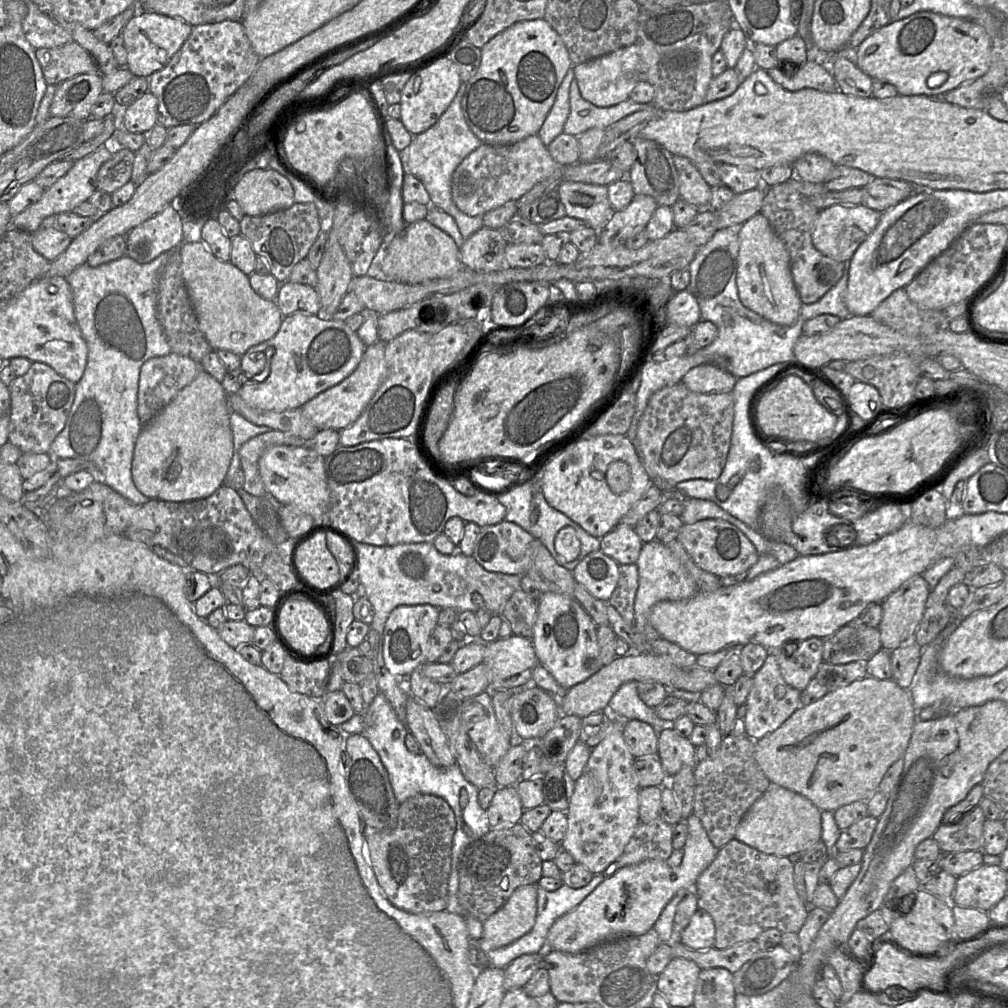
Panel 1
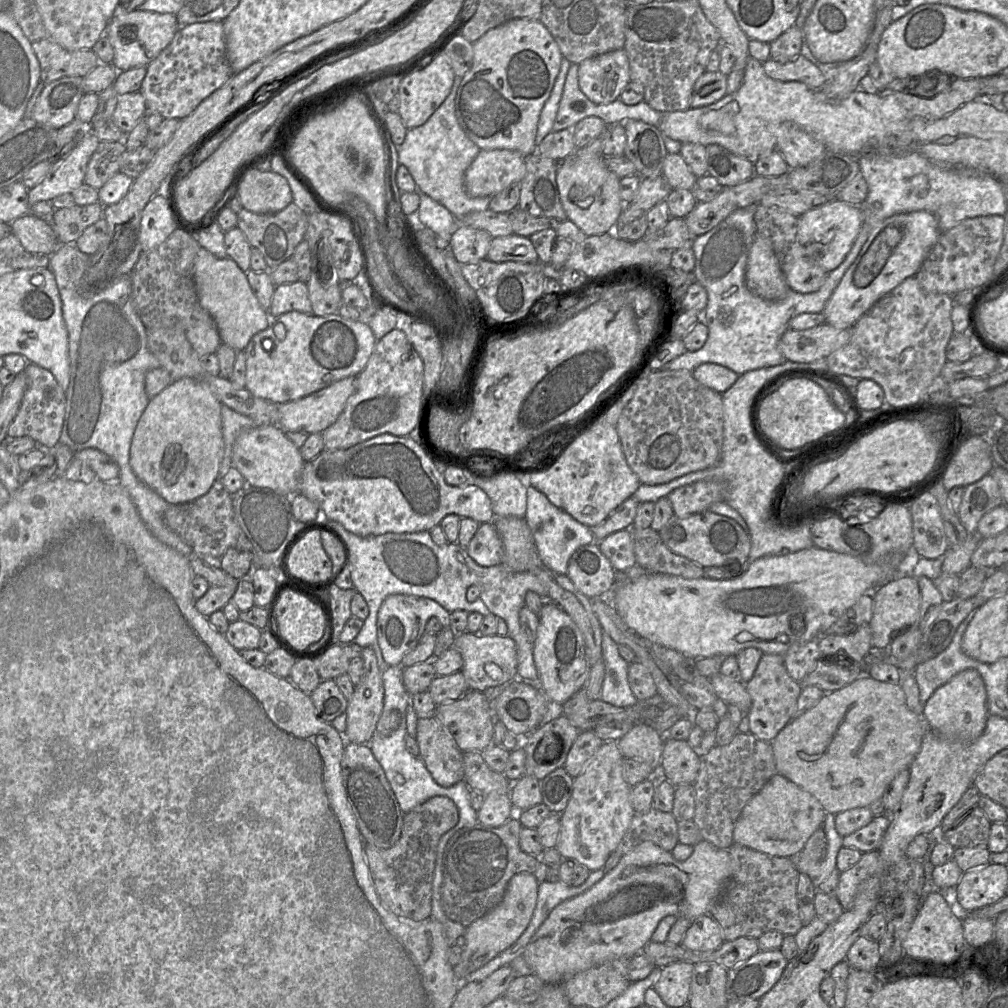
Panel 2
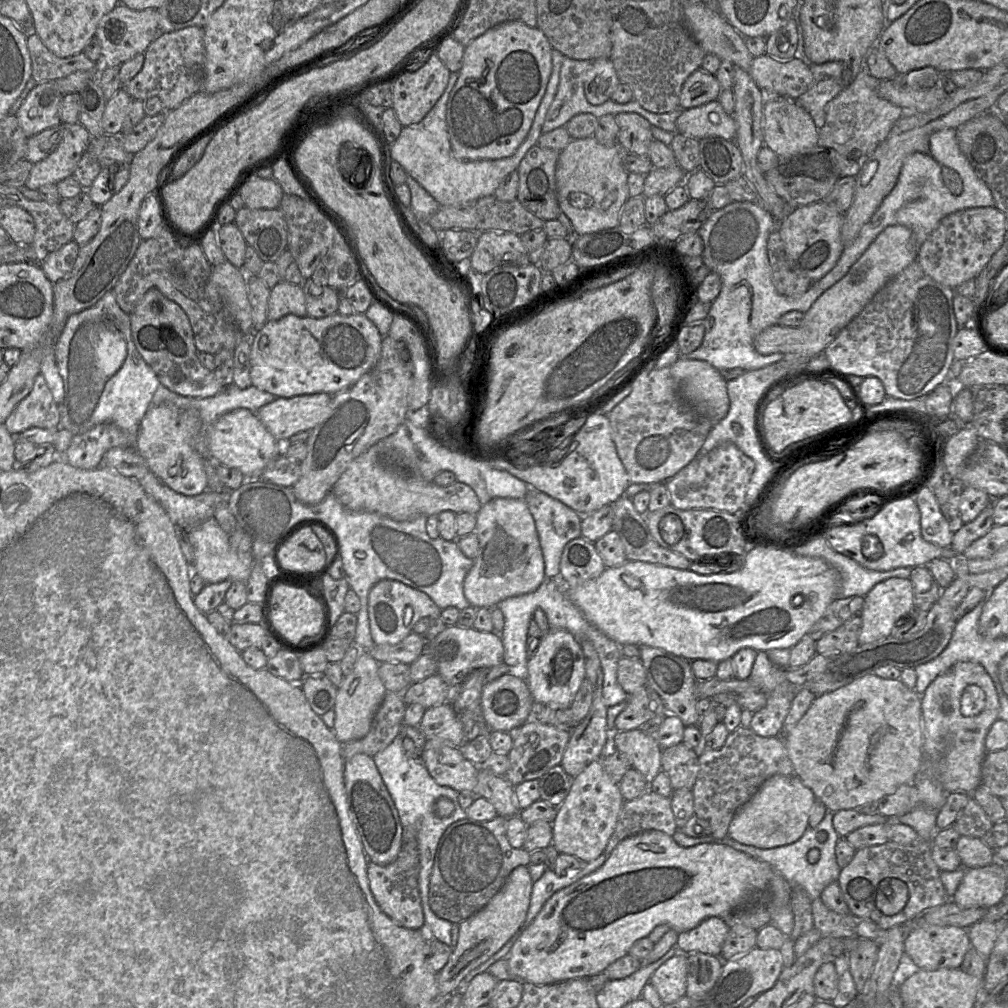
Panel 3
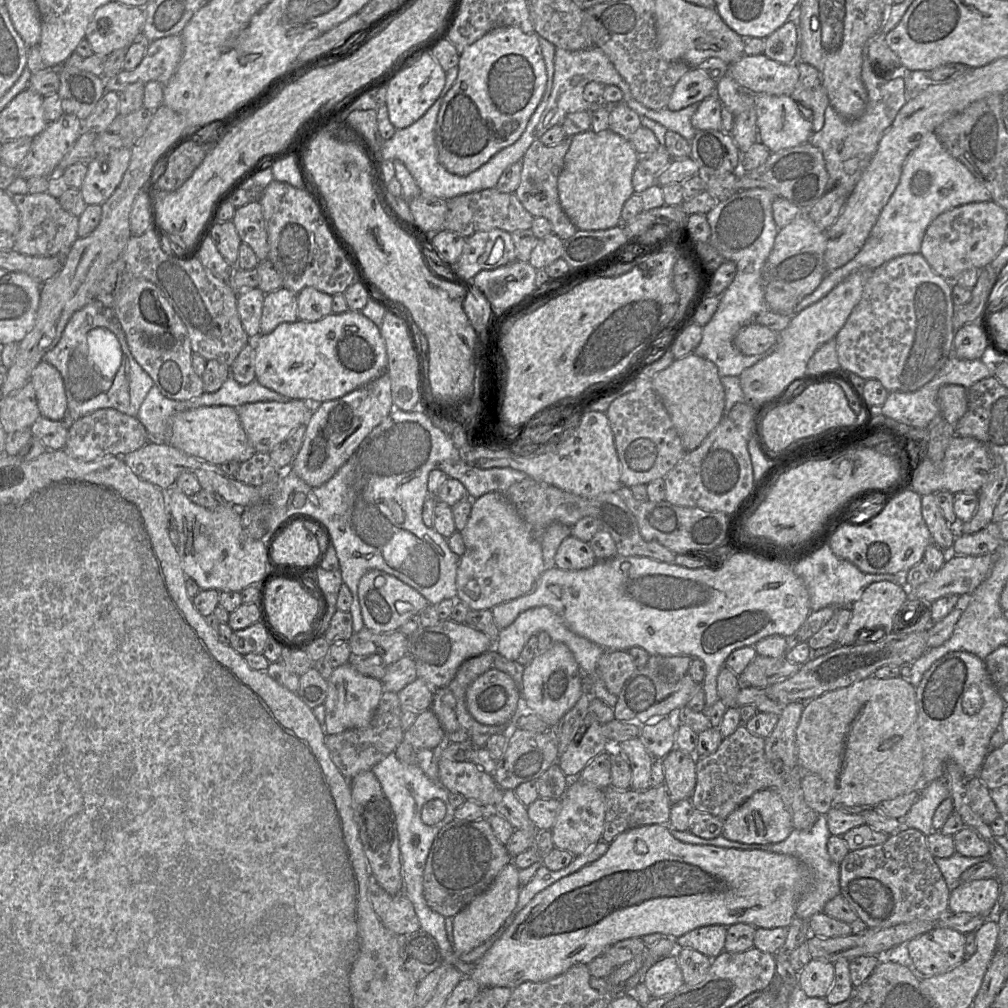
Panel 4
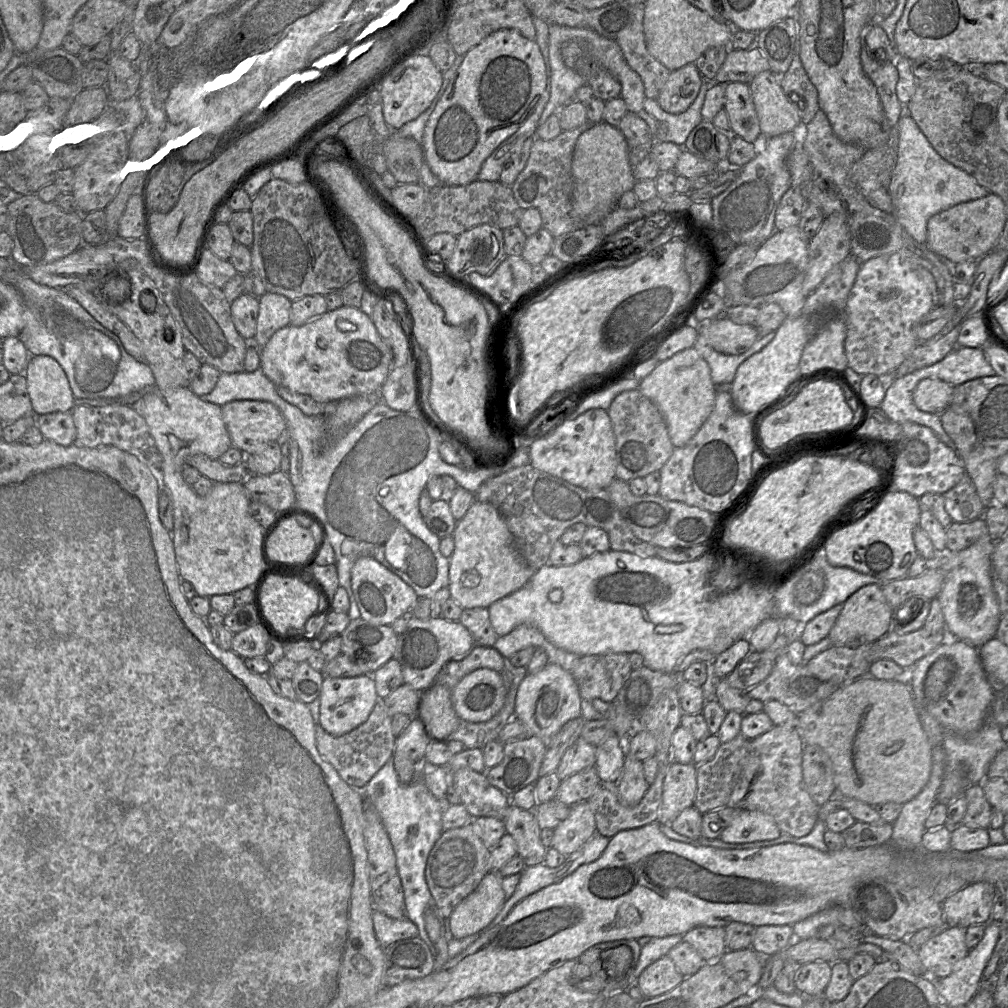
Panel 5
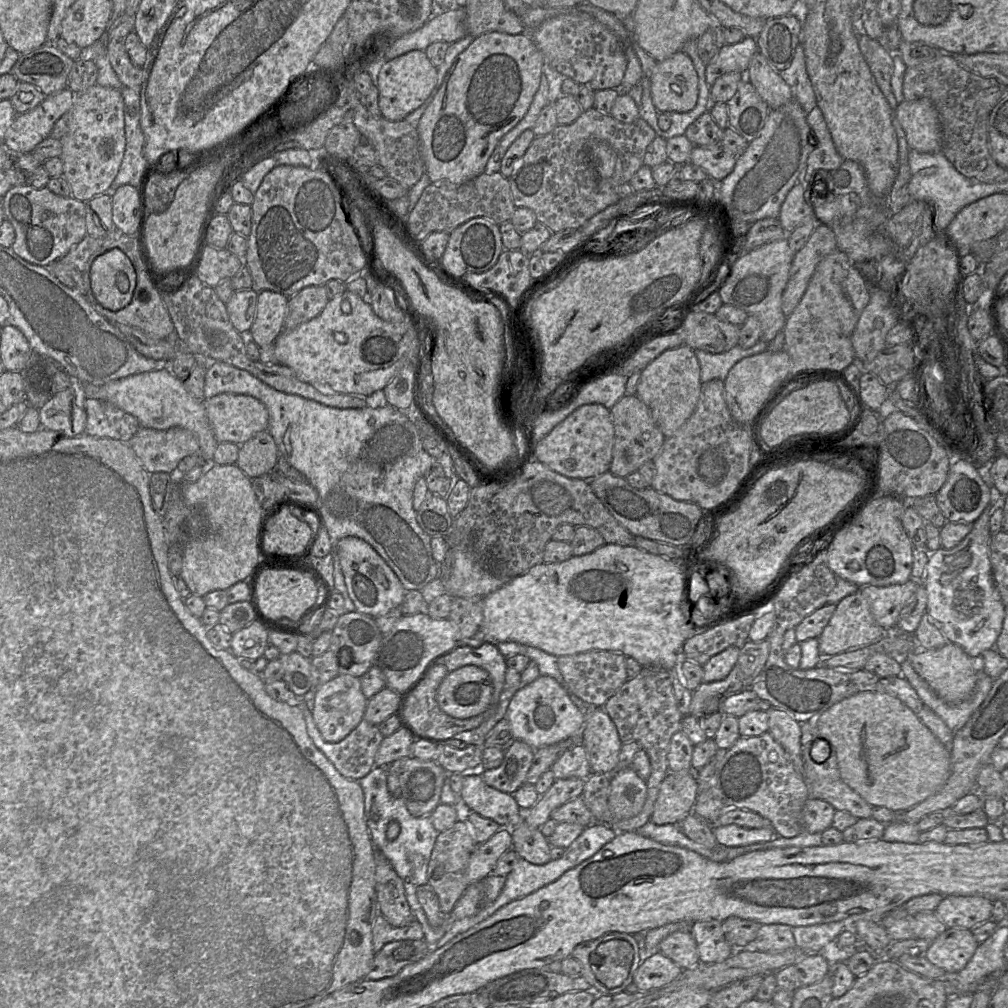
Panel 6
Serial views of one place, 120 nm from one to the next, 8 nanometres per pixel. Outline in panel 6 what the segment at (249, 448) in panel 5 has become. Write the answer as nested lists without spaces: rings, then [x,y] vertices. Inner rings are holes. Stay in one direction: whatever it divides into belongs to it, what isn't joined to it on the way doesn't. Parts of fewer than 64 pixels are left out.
[[[222,393],[205,399],[204,407],[209,424],[218,443],[228,442],[241,445],[258,432],[267,430],[268,411],[262,402],[251,396]]]

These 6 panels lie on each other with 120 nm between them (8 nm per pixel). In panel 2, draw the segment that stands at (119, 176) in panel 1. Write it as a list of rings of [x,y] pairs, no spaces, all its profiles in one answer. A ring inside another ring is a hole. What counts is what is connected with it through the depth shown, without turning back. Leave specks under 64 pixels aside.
[[[100,141],[87,165],[84,183],[99,190],[105,183],[117,174],[119,159],[126,151],[122,142]]]

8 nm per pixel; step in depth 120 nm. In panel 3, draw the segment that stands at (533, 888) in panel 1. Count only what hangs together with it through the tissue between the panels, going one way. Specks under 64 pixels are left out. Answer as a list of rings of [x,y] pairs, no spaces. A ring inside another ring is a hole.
[[[528,866],[516,867],[489,903],[459,924],[458,942],[447,964],[436,974],[442,994],[451,995],[458,991],[464,978],[498,952],[518,931],[527,916],[532,886]]]

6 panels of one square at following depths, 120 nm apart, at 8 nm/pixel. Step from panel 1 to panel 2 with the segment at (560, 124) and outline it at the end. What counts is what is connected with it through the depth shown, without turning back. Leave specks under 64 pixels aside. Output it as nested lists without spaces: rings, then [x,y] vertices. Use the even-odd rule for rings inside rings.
[[[563,57],[559,74],[554,83],[553,89],[547,101],[545,102],[540,114],[535,144],[538,145],[542,140],[552,132],[552,127],[556,119],[560,100],[563,94],[564,84],[571,62]]]

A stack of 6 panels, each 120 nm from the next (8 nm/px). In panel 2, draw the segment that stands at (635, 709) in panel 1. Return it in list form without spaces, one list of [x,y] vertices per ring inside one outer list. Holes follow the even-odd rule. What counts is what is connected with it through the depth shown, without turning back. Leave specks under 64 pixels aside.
[[[603,631],[602,659],[605,676],[602,683],[600,700],[616,707],[626,708],[637,703],[628,683],[628,666],[618,652],[618,644]]]

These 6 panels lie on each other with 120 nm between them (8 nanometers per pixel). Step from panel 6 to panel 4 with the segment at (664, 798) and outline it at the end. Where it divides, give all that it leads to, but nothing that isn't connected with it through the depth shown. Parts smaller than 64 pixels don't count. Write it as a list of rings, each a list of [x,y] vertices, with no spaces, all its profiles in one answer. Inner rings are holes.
[[[674,748],[662,760],[665,786],[671,804],[690,799],[697,780],[697,758]]]

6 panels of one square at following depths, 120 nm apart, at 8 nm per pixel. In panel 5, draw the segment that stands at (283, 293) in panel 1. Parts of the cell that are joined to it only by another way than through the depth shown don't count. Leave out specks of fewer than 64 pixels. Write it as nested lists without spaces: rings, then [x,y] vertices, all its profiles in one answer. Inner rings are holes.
[[[266,292],[259,297],[259,313],[256,326],[256,339],[262,349],[279,329],[290,325],[292,301],[287,297]]]

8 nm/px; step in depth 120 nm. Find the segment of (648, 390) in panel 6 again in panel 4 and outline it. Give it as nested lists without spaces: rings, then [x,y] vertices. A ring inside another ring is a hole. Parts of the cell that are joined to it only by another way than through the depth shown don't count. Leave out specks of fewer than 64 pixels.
[[[693,352],[675,359],[651,378],[652,386],[663,403],[685,451],[696,449],[723,416],[725,392],[717,366]]]

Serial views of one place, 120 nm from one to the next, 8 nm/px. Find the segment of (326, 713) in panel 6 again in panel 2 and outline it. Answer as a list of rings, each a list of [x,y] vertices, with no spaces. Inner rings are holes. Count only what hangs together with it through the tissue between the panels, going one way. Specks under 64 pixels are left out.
[[[363,648],[361,658],[364,674],[348,700],[344,737],[347,742],[369,745],[383,710],[384,686],[374,650]]]

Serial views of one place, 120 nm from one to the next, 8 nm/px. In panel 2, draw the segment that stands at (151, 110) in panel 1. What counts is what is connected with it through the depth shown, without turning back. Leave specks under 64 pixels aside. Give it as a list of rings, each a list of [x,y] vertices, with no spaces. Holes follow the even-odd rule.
[[[140,92],[118,95],[118,102],[111,117],[113,123],[124,133],[131,132],[148,113]]]

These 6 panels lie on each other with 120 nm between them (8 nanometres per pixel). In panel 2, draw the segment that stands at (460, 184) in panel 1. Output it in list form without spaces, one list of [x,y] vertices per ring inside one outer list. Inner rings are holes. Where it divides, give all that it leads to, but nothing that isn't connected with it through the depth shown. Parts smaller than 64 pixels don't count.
[[[507,149],[480,150],[464,174],[464,186],[471,197],[493,197],[512,183],[520,183],[526,173],[525,156]]]

